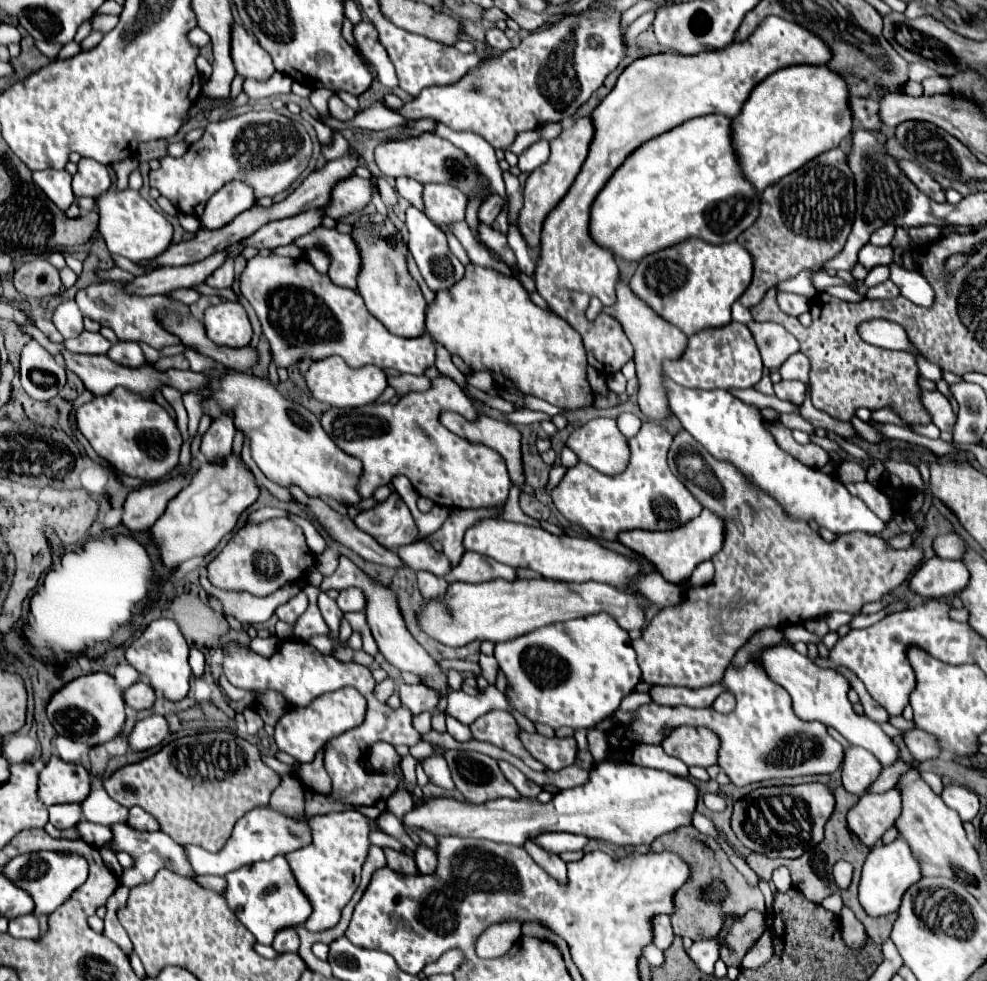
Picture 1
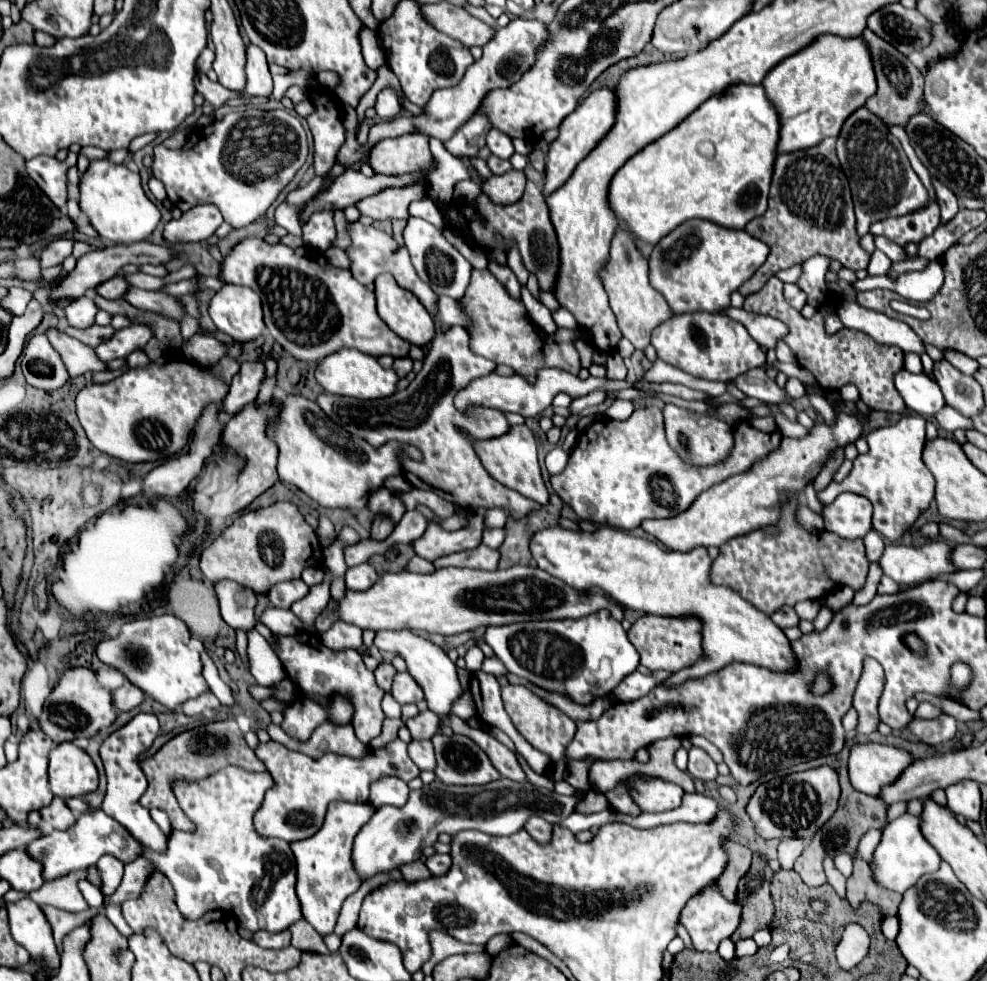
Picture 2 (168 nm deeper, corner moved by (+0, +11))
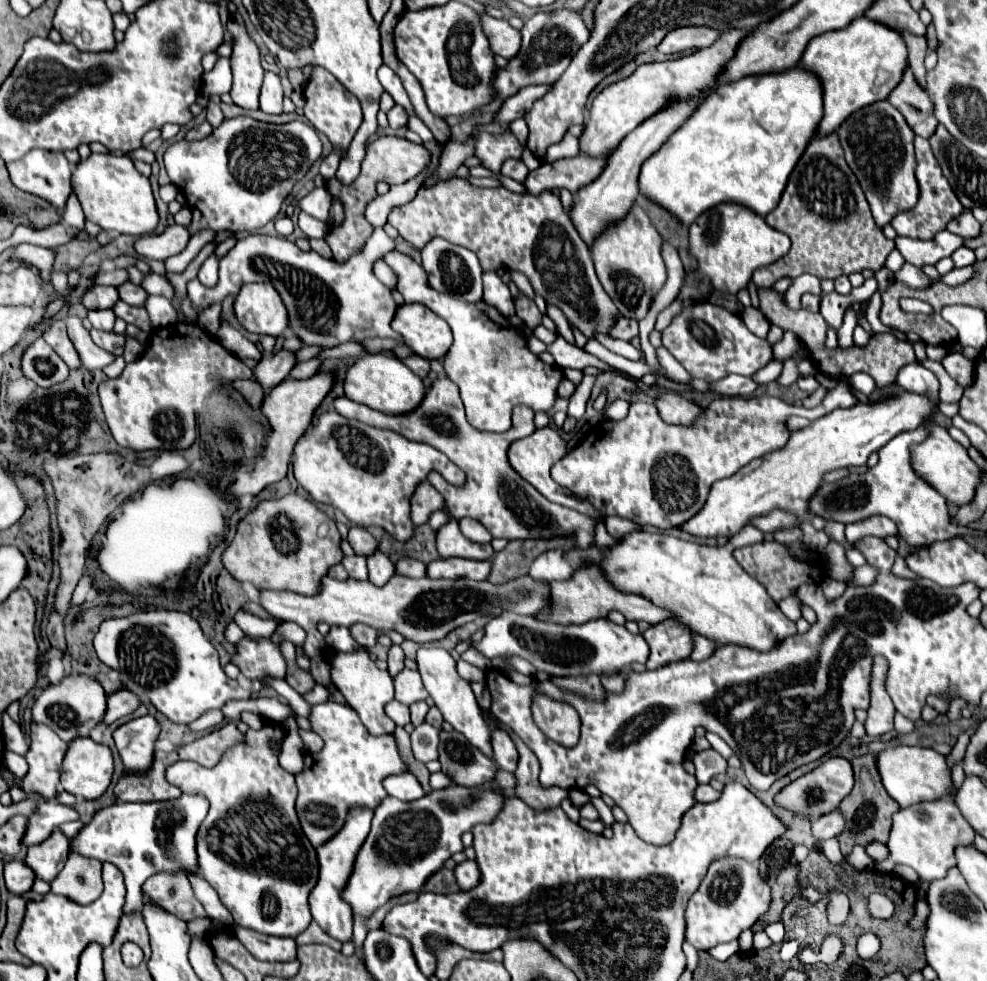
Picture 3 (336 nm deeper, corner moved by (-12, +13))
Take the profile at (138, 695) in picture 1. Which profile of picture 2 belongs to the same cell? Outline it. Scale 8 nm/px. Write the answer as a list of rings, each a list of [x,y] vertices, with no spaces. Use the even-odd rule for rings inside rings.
[[[124,682],[124,686],[120,686],[118,690],[112,692],[112,702],[114,702],[114,708],[118,712],[130,712],[132,708],[136,708],[140,702],[144,700],[144,694],[142,690],[138,690],[134,684],[130,682]]]

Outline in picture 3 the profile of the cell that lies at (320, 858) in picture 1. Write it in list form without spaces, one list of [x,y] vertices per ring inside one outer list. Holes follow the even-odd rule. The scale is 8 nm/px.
[[[350,808],[348,816],[346,816],[346,824],[342,826],[342,830],[330,838],[326,844],[316,848],[316,856],[318,856],[318,864],[320,864],[320,872],[318,872],[318,882],[314,886],[314,890],[310,892],[310,910],[312,910],[312,918],[320,924],[320,928],[330,934],[332,938],[346,942],[350,940],[350,932],[352,932],[352,908],[350,904],[342,898],[342,892],[350,880],[350,874],[354,870],[354,860],[358,854],[360,844],[364,844],[368,832],[370,832],[370,820],[374,816],[374,810],[370,808]]]

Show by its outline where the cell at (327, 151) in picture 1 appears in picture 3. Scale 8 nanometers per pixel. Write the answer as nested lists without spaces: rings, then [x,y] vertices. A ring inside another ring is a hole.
[[[314,68],[312,72],[312,80],[304,90],[306,96],[306,106],[304,106],[304,116],[310,120],[310,124],[328,136],[328,140],[332,142],[332,154],[326,156],[320,164],[320,174],[324,180],[334,178],[336,170],[338,170],[338,162],[342,160],[342,154],[348,150],[356,130],[360,128],[362,122],[362,110],[358,104],[358,98],[352,96],[334,76],[330,76],[330,72],[326,72],[324,68]]]

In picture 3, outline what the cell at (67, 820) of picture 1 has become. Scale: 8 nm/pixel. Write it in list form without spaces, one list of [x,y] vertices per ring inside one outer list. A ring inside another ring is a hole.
[[[56,800],[50,802],[40,802],[38,810],[34,816],[28,818],[28,828],[26,828],[26,836],[24,836],[24,846],[30,844],[40,844],[42,840],[46,840],[46,836],[50,836],[58,826],[66,824],[66,822],[74,822],[78,820],[78,812],[72,806],[60,804]]]

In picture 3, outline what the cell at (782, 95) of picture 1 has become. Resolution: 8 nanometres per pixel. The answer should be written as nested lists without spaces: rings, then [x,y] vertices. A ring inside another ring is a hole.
[[[866,16],[854,20],[854,24],[844,30],[832,30],[816,36],[798,62],[798,68],[812,72],[822,82],[824,116],[818,124],[816,134],[826,136],[838,132],[840,124],[850,114],[888,98],[888,94],[902,78],[902,68],[906,68],[906,64],[908,52],[902,36],[886,28],[884,24],[874,24]]]

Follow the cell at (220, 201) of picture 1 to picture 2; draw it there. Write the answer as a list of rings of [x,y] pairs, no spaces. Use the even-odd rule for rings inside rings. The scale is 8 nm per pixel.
[[[202,204],[184,212],[180,220],[170,220],[164,226],[162,236],[168,244],[200,242],[208,240],[222,222],[224,220],[218,208],[214,208],[212,204]]]

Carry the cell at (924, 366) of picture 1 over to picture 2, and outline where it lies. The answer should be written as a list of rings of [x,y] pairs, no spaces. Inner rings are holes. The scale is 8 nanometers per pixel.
[[[852,296],[842,298],[842,302],[838,304],[838,316],[846,328],[856,328],[860,332],[866,332],[880,344],[892,344],[902,348],[904,352],[916,352],[916,354],[924,352],[922,340],[914,334],[914,330],[910,330],[910,326],[894,318],[888,318],[880,312],[862,308]]]

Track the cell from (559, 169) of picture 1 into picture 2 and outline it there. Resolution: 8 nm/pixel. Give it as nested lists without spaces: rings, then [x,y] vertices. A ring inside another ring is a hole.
[[[600,88],[590,92],[580,104],[578,108],[564,118],[564,122],[560,124],[560,134],[558,138],[550,144],[550,152],[546,158],[546,176],[544,176],[544,192],[552,194],[554,190],[558,190],[574,172],[574,168],[578,166],[580,160],[584,160],[590,150],[610,132],[610,128],[616,122],[616,110],[618,110],[618,98],[616,98],[616,90],[614,88]]]

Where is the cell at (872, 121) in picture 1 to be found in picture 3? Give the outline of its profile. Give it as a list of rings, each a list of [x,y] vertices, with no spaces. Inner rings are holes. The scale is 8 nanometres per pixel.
[[[916,136],[914,138],[914,148],[916,148],[916,160],[918,160],[916,176],[918,176],[918,184],[920,184],[920,200],[910,212],[902,212],[902,214],[894,216],[894,220],[890,224],[894,226],[898,236],[908,236],[908,238],[916,238],[916,240],[932,240],[940,230],[946,228],[946,224],[954,216],[962,214],[964,206],[956,200],[954,190],[950,188],[948,180],[944,178],[942,170],[938,168],[938,162],[934,160],[934,154],[930,150],[928,140],[922,138],[922,136]]]

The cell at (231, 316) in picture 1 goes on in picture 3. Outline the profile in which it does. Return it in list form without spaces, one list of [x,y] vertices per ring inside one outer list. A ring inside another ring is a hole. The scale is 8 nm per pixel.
[[[242,284],[234,300],[234,314],[254,334],[280,336],[286,330],[286,308],[272,284]]]

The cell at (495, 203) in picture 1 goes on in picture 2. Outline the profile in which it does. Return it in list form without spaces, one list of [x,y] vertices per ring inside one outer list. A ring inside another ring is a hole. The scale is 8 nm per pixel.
[[[510,170],[502,176],[492,176],[484,180],[482,190],[484,194],[490,196],[490,200],[498,204],[512,204],[522,198],[524,186],[526,186],[526,174],[520,170]]]

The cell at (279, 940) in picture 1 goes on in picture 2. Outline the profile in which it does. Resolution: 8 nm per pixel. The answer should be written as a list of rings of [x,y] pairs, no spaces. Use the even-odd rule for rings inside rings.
[[[284,930],[284,932],[278,932],[278,934],[272,934],[272,932],[256,932],[252,936],[252,942],[266,948],[266,950],[280,950],[280,948],[286,948],[290,946],[290,932]]]

